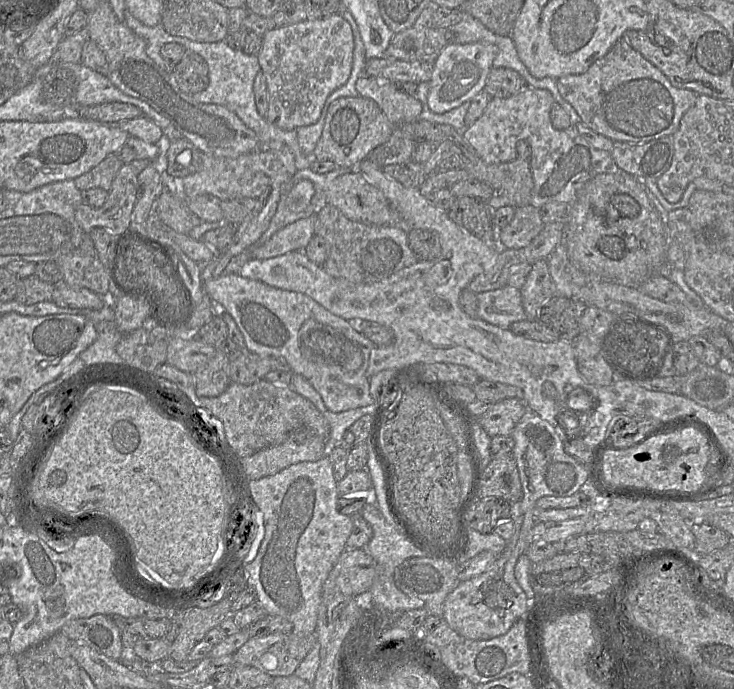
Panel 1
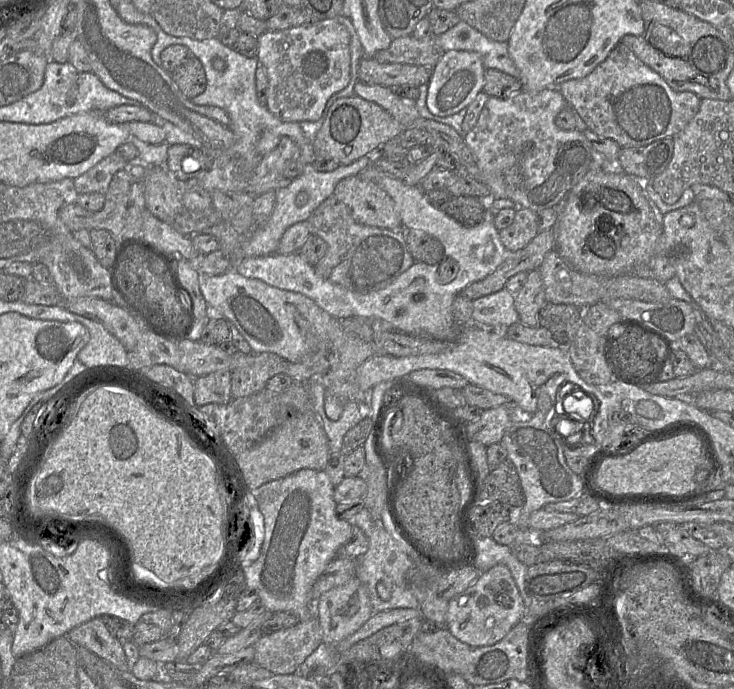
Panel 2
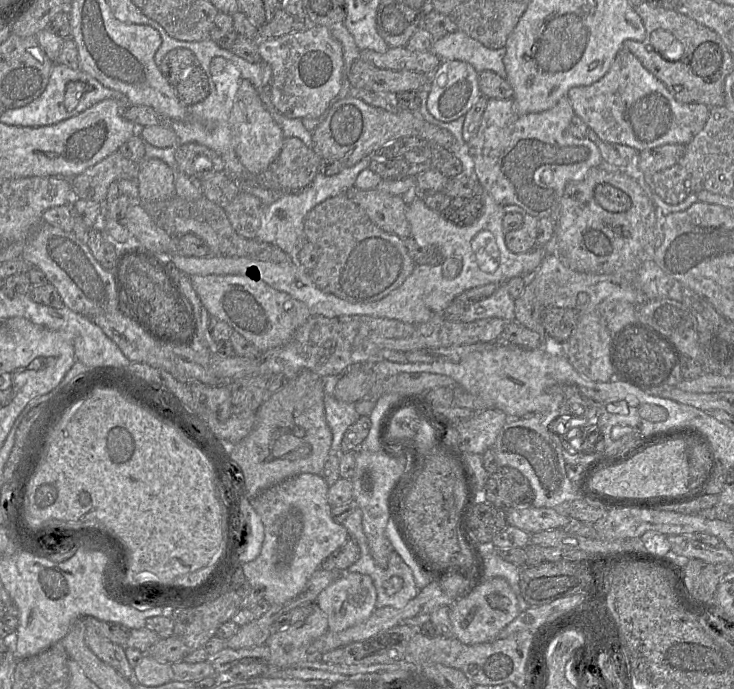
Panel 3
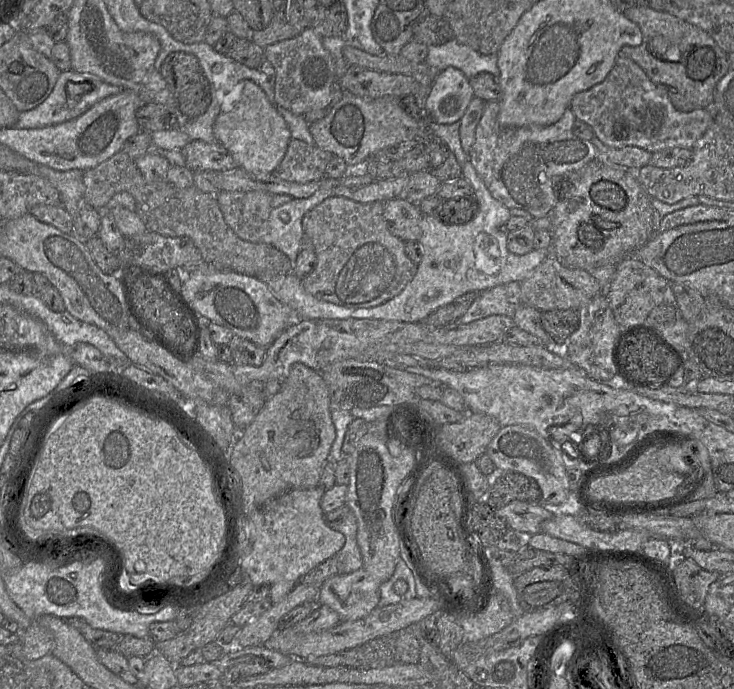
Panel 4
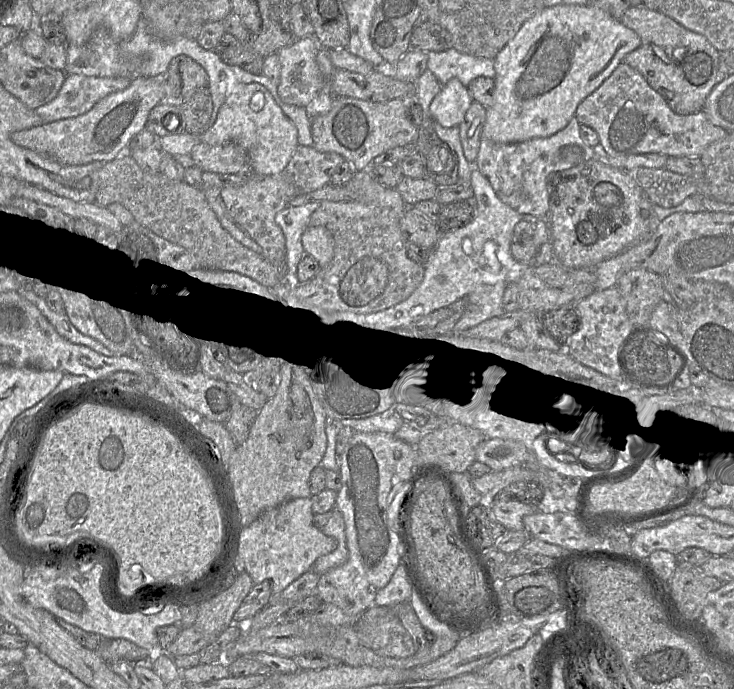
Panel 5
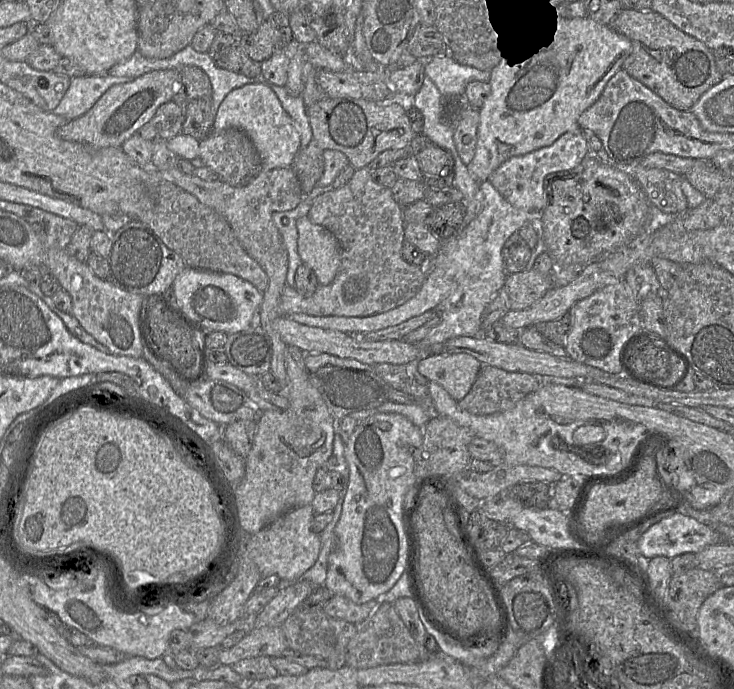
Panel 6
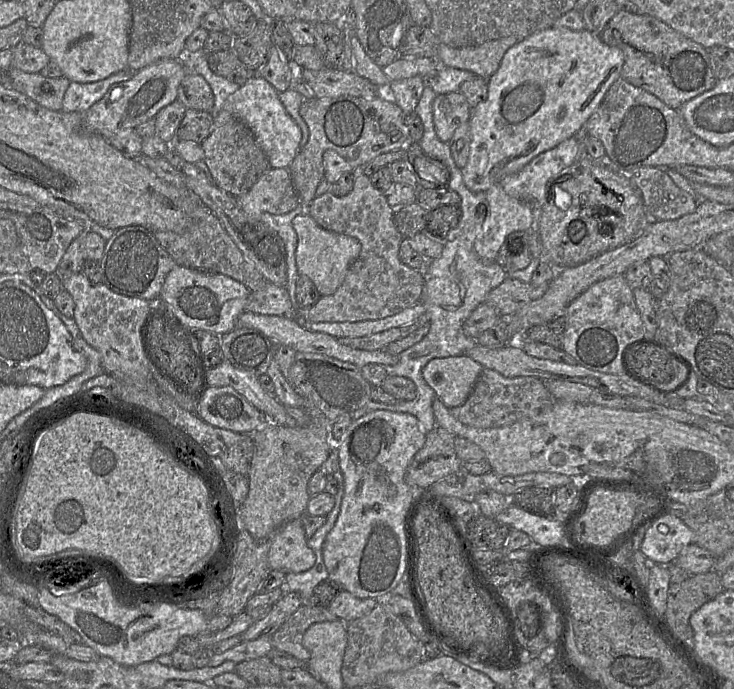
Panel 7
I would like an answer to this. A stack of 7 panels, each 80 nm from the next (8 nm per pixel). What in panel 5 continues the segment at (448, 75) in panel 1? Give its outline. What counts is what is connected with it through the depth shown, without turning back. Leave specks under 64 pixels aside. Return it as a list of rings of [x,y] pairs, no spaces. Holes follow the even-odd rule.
[[[451,78],[442,85],[440,92],[430,104],[430,116],[443,127],[457,127],[473,99],[468,90],[457,78]]]

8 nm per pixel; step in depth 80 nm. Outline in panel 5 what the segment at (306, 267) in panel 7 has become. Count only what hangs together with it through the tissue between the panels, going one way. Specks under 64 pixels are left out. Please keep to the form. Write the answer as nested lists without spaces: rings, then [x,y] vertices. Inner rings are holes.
[[[308,226],[301,237],[305,254],[313,257],[320,269],[326,267],[334,257],[334,238],[322,226]]]

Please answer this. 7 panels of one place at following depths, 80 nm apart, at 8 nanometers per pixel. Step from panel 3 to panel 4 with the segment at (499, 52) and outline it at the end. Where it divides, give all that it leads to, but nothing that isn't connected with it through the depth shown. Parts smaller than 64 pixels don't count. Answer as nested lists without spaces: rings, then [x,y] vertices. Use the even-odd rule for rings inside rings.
[[[455,38],[441,45],[428,46],[426,63],[437,71],[454,67],[470,80],[479,73],[490,73],[499,79],[497,54],[481,54]]]

